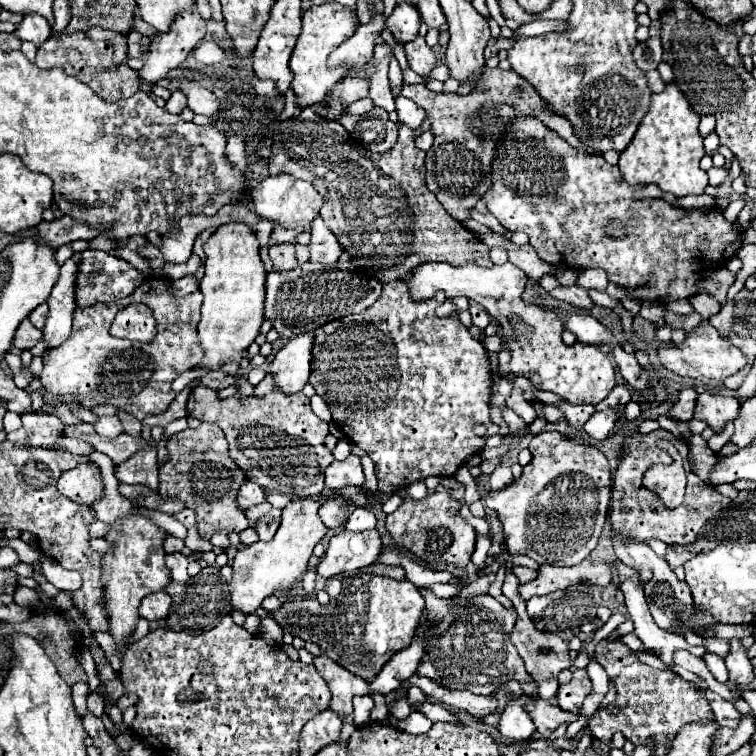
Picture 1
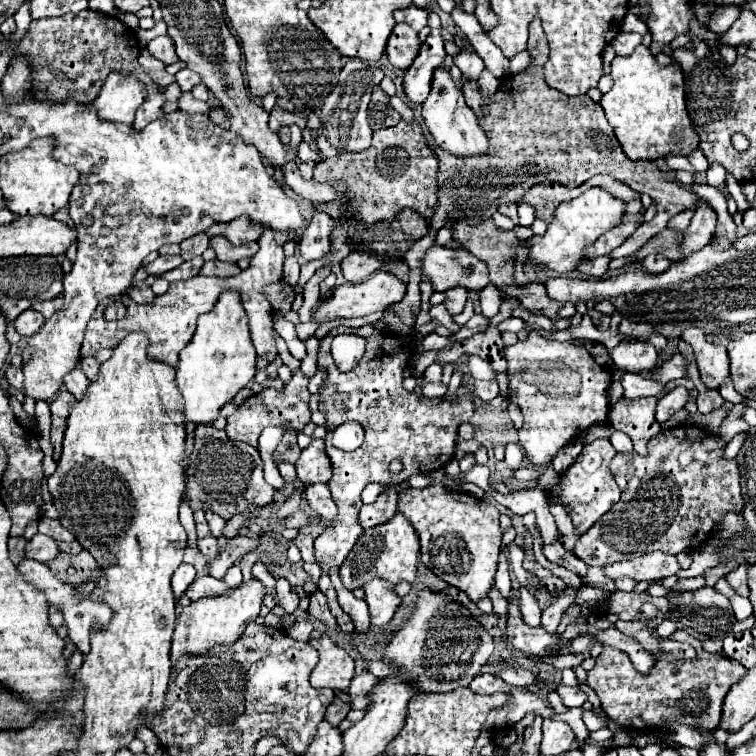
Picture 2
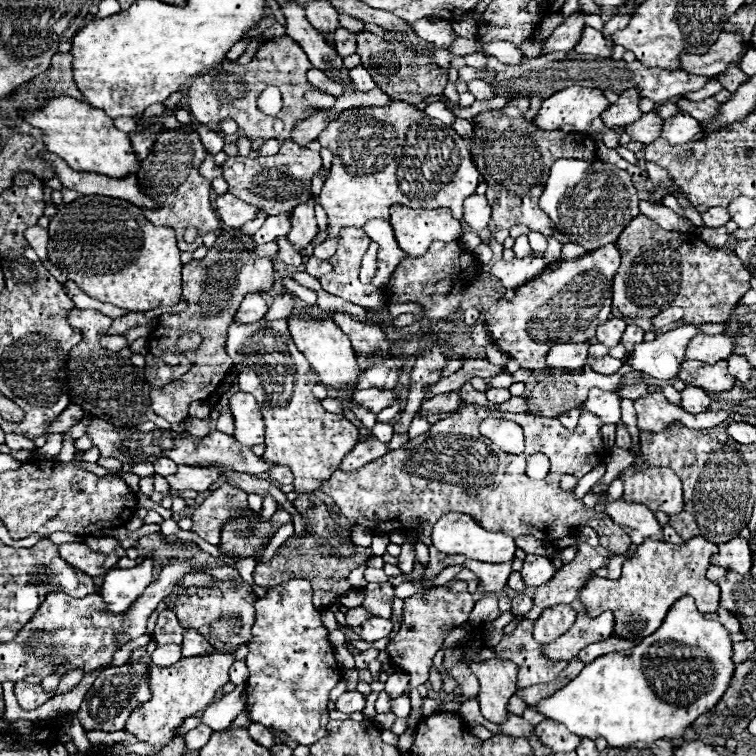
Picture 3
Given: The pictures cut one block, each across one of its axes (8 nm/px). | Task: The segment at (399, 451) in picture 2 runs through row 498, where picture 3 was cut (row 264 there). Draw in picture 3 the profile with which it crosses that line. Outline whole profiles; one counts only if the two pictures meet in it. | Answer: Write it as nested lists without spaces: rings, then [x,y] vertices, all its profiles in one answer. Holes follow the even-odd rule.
[[[354,226],[342,228],[338,252],[330,258],[330,262],[332,262],[334,268],[332,268],[330,274],[324,274],[324,276],[320,278],[320,284],[322,284],[322,288],[324,288],[326,292],[330,292],[330,294],[334,294],[334,296],[340,296],[340,298],[344,298],[344,300],[348,300],[348,302],[354,302],[354,304],[358,304],[358,306],[362,306],[362,308],[382,310],[382,308],[386,306],[386,302],[388,302],[384,290],[372,286],[372,284],[362,284],[362,282],[358,280],[360,262],[362,262],[364,252],[368,250],[368,244],[370,244],[370,238],[366,236],[366,232],[362,232],[362,228],[354,228]]]

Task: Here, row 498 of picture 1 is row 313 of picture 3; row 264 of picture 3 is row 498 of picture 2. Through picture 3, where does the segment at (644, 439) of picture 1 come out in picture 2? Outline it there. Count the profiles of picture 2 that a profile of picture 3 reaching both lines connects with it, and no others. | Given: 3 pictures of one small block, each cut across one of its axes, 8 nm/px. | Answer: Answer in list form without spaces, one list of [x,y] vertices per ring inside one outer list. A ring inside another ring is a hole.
[[[694,424],[660,430],[648,442],[648,454],[618,452],[610,472],[622,490],[620,500],[602,516],[574,546],[574,556],[586,566],[632,560],[660,550],[680,554],[694,550],[714,534],[724,514],[740,514],[744,508],[740,492],[740,470],[736,460],[724,458],[726,442]]]

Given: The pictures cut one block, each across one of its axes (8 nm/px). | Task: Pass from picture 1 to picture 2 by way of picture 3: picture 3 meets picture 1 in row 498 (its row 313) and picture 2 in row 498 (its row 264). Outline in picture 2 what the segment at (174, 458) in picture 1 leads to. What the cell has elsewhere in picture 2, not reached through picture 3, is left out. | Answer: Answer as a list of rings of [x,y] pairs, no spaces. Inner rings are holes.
[[[210,424],[196,428],[196,442],[188,460],[184,490],[184,498],[188,500],[192,510],[206,508],[220,518],[230,520],[232,516],[238,516],[246,510],[270,504],[274,494],[276,490],[264,480],[262,458],[256,448],[230,440],[224,430],[216,430]]]

